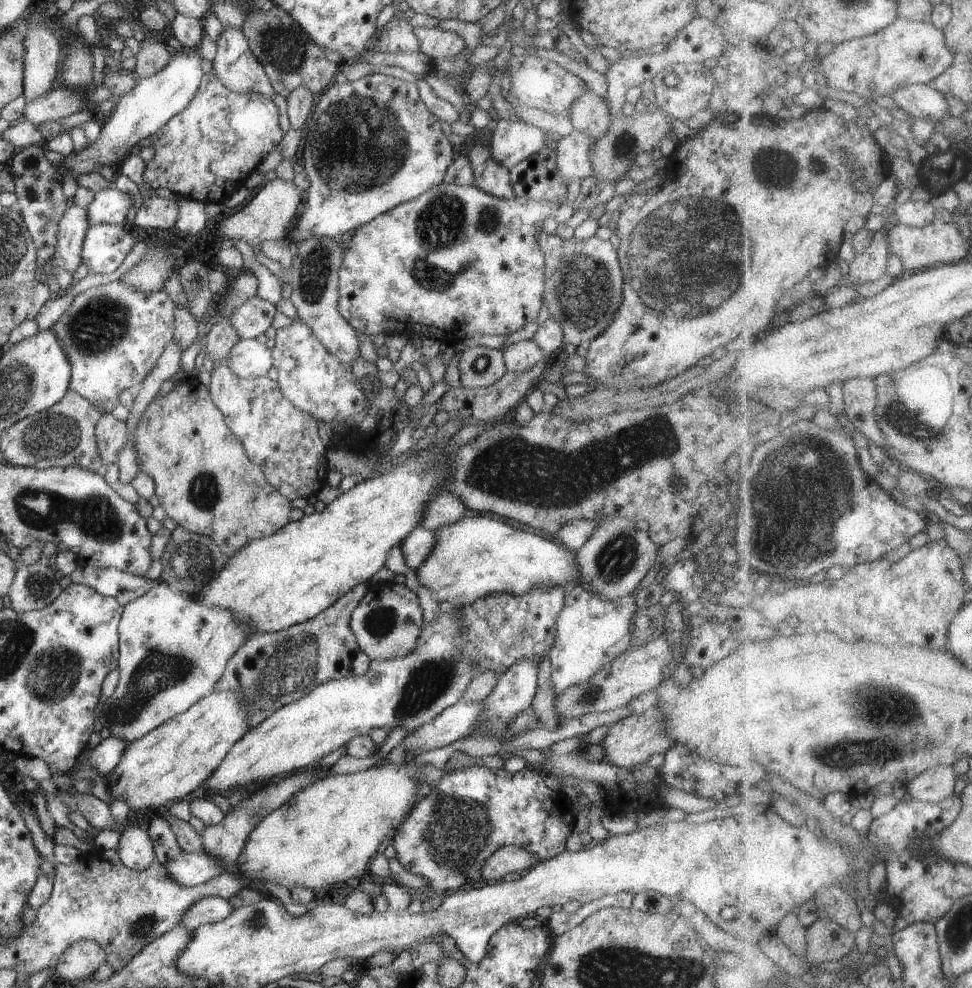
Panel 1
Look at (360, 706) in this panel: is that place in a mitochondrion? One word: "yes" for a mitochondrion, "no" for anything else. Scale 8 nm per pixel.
no

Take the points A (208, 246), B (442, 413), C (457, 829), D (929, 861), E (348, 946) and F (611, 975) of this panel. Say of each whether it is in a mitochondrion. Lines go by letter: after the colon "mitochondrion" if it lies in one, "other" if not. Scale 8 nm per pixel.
A: other
B: other
C: mitochondrion
D: other
E: other
F: mitochondrion

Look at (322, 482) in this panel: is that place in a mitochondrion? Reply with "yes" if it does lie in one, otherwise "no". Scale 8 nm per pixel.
no

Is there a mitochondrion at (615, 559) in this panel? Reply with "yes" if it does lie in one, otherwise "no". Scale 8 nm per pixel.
yes

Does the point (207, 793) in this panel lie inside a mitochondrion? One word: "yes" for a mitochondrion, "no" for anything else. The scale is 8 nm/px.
no

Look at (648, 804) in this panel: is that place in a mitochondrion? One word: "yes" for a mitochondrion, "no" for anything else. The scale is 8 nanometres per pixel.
no

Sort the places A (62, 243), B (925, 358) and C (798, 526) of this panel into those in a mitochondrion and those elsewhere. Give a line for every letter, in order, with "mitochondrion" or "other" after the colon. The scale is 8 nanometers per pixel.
A: other
B: other
C: mitochondrion

